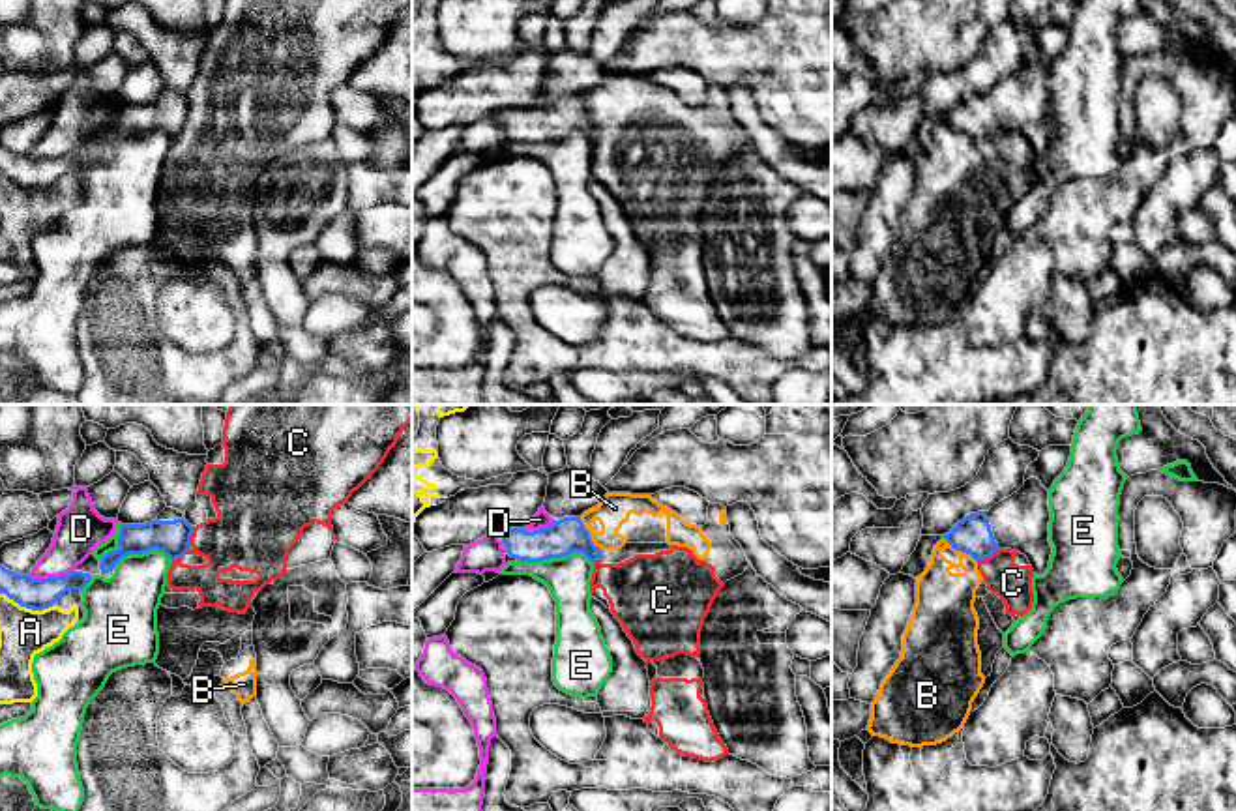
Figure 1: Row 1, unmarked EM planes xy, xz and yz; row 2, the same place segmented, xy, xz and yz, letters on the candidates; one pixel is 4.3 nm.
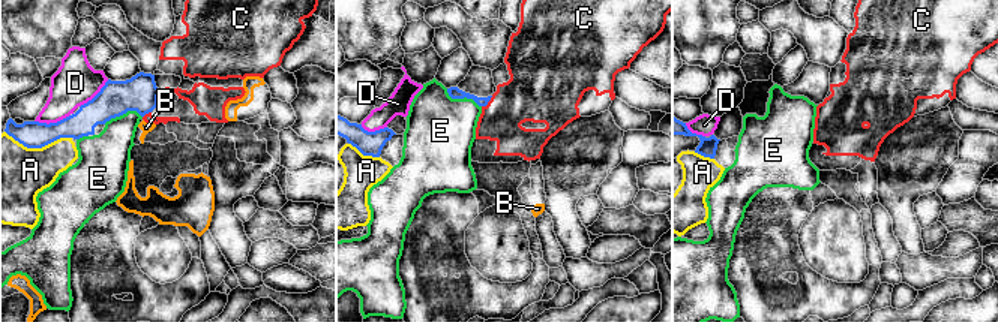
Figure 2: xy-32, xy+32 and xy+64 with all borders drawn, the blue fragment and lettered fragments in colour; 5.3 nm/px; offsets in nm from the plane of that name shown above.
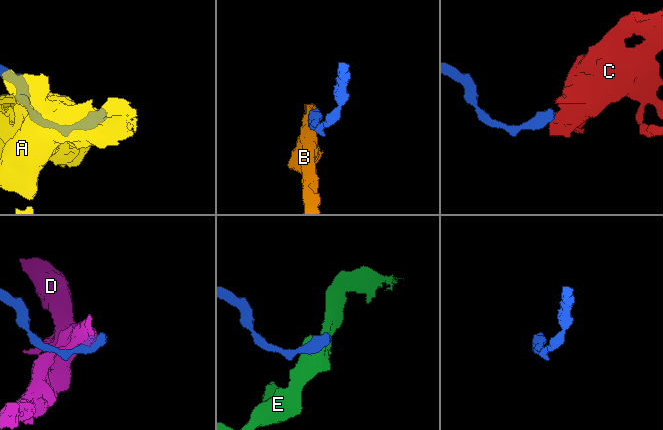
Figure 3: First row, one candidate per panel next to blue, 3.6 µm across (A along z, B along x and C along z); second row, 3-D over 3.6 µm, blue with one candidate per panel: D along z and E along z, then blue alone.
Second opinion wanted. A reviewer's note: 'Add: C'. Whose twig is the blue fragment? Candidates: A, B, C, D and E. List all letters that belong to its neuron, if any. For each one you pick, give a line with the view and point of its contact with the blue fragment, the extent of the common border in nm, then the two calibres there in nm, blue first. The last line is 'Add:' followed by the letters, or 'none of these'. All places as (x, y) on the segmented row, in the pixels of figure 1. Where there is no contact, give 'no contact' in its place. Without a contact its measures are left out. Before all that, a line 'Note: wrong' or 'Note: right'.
Note: wrong
Add: none of these

